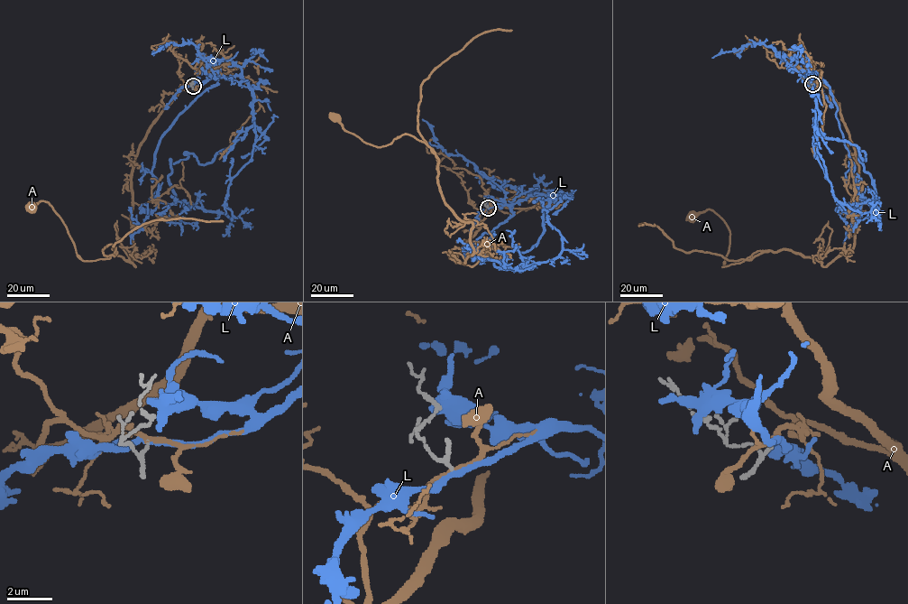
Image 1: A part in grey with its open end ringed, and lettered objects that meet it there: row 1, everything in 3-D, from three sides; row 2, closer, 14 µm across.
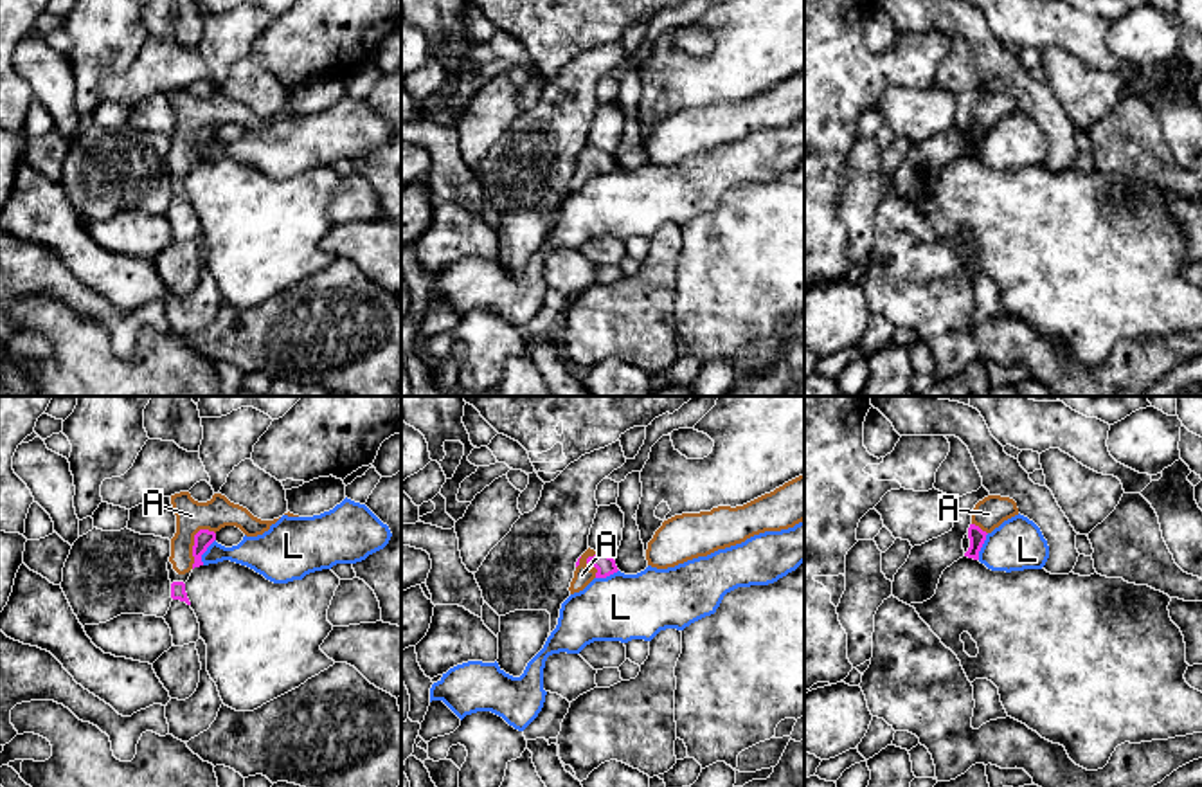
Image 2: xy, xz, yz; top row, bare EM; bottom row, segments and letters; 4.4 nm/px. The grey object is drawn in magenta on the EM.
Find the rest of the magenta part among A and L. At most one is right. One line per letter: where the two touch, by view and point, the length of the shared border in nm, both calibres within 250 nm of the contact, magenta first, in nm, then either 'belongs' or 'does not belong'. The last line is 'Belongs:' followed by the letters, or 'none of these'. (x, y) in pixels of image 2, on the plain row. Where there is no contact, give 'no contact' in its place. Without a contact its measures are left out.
A: xy (195, 139) | 200 nm | 80/140 nm | belongs
L: yz (981, 143) | 130 nm | 70/240 nm | does not belong
Belongs: A

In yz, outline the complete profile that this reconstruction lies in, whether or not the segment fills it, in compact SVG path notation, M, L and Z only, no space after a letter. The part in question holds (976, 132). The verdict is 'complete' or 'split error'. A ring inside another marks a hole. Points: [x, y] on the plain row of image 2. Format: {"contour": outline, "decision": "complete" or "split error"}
{"contour": "M988 92L979 97L972 106L972 121L968 124L970 144L964 153L979 157L986 131L1015 112L1018 112L1018 104L1009 94Z", "decision": "split error"}

